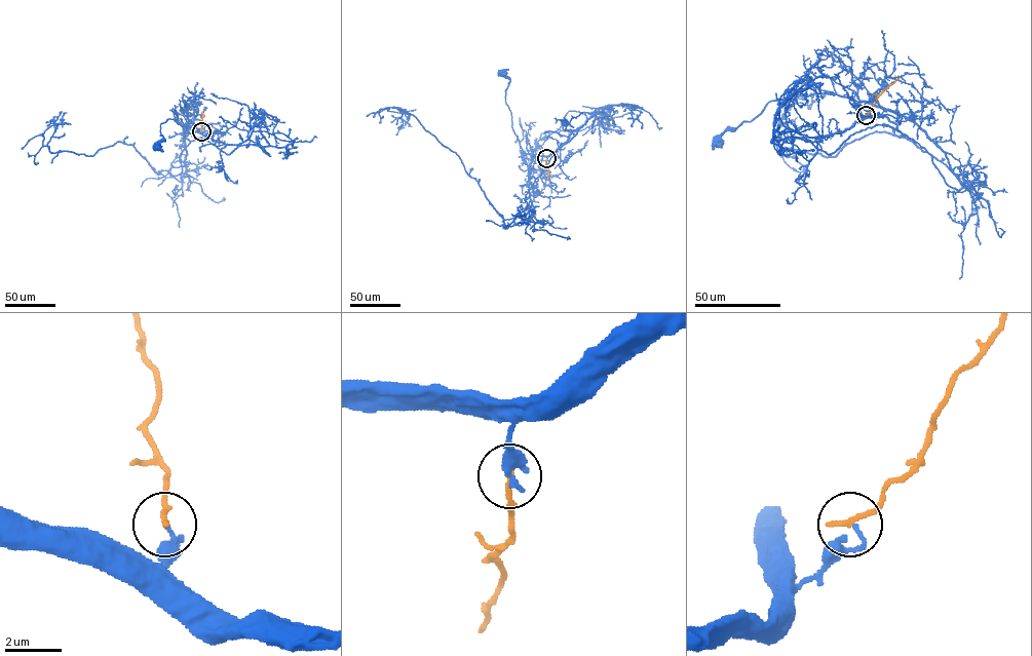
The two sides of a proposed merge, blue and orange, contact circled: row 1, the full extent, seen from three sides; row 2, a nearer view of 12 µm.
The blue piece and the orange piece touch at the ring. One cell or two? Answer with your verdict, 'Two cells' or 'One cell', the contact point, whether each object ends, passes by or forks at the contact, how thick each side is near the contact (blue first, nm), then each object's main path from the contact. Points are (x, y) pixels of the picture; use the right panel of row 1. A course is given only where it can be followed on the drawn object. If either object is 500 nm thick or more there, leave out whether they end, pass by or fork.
Two cells. Place: (866, 115). At the ring blue ends. At the ring orange ends. Thickness 110 nm (blue) against 240 nm. Course of blue: (867, 115), (861, 116), (855, 101), (831, 93), (788, 97), (769, 102), (750, 121), (727, 128), (718, 142). Course of orange: (866, 115), (878, 95), (899, 77)

